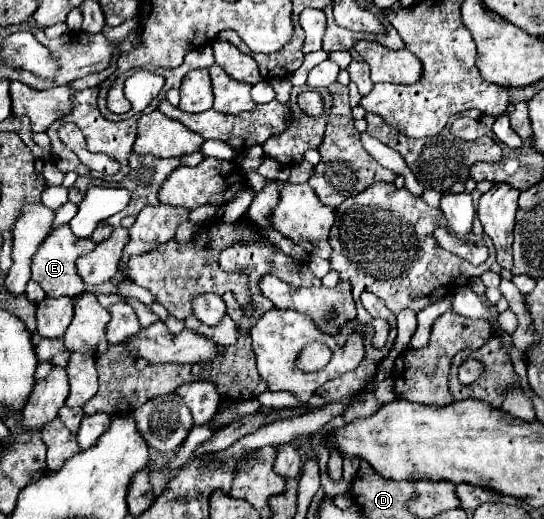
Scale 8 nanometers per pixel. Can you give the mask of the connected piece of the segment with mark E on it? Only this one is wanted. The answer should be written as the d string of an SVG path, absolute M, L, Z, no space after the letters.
M58 226L50 232L50 236L44 240L44 244L38 248L34 262L32 262L32 280L38 282L44 292L52 298L58 296L76 296L80 292L84 292L84 282L78 276L76 270L76 260L88 252L92 252L96 244L90 238L76 238L70 230L70 226Z

